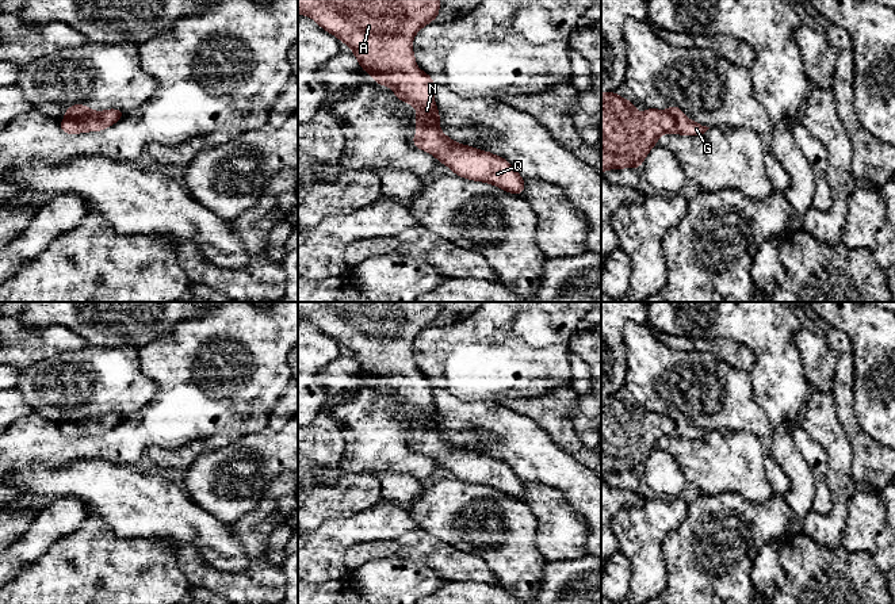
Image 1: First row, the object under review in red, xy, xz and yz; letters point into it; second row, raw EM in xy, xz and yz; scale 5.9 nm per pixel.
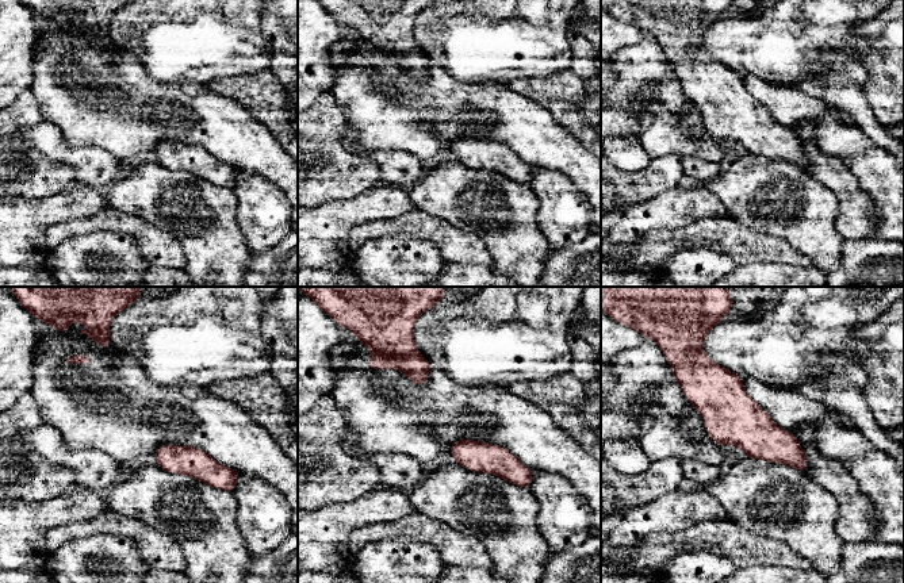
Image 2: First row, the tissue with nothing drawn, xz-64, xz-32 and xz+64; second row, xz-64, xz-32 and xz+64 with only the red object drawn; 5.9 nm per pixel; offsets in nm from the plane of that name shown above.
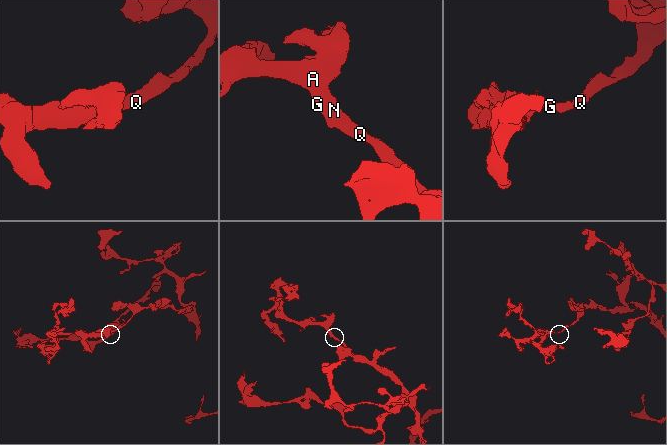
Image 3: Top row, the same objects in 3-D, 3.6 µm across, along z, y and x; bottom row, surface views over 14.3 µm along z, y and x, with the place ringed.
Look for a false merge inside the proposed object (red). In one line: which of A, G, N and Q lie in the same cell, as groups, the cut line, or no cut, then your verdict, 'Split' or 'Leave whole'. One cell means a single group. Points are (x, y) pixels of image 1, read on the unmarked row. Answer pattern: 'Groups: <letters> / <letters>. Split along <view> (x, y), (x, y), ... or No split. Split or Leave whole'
Groups: A G N Q. No split. Leave whole

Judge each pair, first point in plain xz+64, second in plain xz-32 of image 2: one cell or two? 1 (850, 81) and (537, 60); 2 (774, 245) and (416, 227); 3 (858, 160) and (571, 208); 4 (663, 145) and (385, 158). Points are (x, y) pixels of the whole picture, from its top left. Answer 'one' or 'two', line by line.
1: two
2: one
3: two
4: two

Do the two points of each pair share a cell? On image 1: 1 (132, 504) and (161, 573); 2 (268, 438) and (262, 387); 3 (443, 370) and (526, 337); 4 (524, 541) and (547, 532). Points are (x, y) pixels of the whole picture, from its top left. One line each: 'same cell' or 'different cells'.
1: different cells
2: different cells
3: same cell
4: different cells

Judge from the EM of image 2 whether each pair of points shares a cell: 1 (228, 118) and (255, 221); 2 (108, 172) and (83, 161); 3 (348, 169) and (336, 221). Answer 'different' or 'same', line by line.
1: different
2: same
3: different

